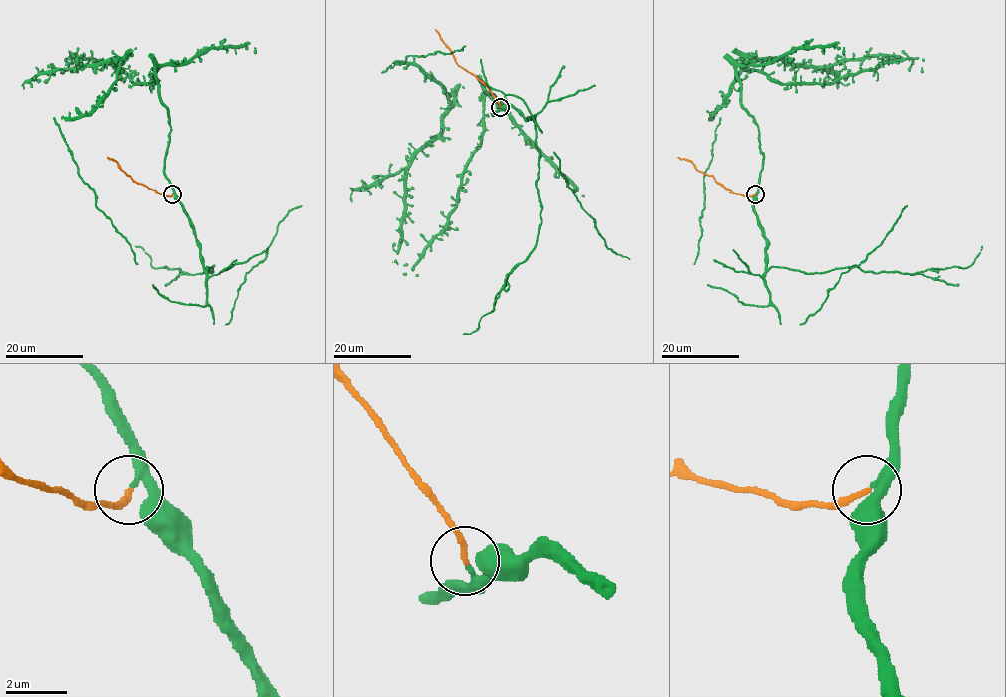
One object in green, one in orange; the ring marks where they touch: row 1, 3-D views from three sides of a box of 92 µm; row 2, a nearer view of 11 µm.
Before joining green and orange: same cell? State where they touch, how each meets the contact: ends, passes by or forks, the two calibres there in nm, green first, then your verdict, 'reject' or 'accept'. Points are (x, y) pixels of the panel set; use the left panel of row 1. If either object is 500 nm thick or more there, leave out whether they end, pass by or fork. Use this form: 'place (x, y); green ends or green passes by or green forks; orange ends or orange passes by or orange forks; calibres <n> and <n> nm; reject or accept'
place (172, 194); green passes by; orange ends; calibres 220 and 180 nm; accept

